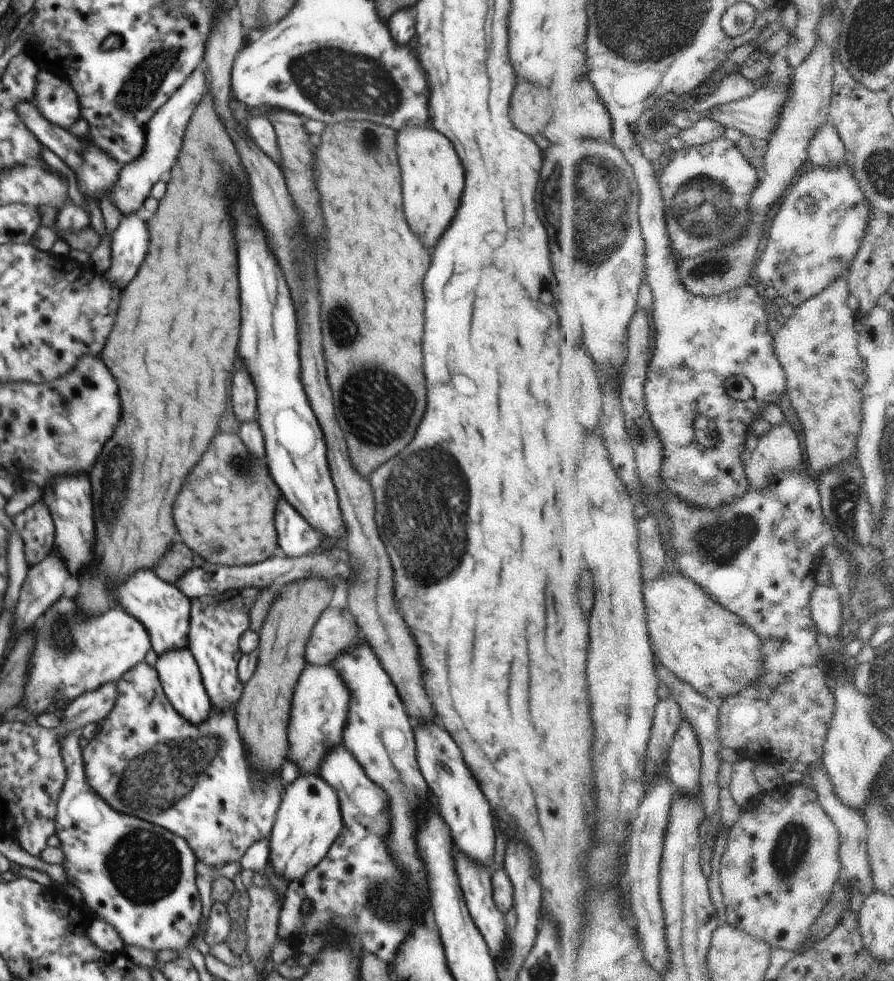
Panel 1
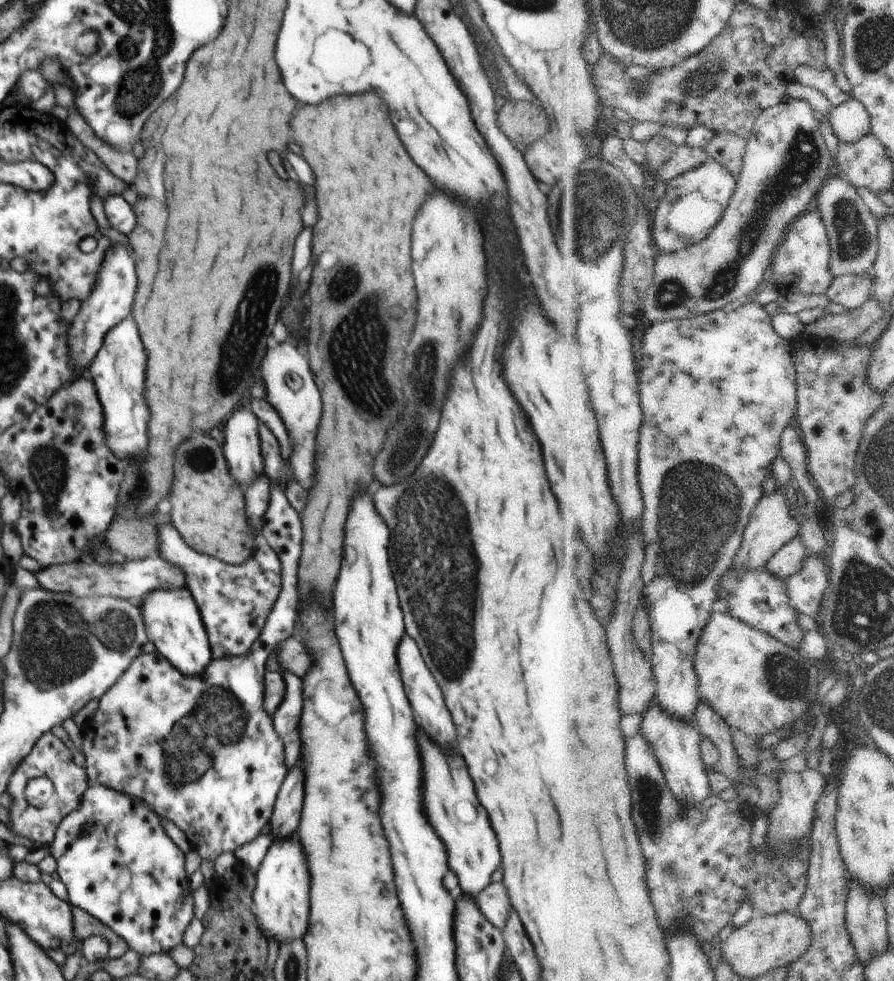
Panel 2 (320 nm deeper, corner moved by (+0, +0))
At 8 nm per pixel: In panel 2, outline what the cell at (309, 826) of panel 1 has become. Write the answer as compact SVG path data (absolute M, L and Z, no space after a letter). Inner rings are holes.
M292 837L274 841L269 846L257 872L254 899L255 920L259 930L269 940L274 938L279 944L292 939L302 939L307 931L310 910L310 874L306 866L306 856L300 842Z

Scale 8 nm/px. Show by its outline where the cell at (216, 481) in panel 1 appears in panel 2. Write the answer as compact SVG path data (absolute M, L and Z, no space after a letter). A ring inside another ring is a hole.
M196 434L174 450L174 458L170 520L186 544L196 552L212 555L231 565L252 557L256 548L255 533L244 514L244 494L228 474L229 466L222 454L222 446L206 434Z

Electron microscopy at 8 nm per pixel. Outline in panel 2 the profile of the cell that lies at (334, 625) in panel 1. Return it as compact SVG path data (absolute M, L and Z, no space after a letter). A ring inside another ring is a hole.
M296 638L283 640L275 646L274 650L272 651L272 659L274 661L274 658L278 658L278 662L275 662L275 664L279 669L292 672L298 678L302 678L308 672L310 664L312 664L308 648L302 642L298 642Z

